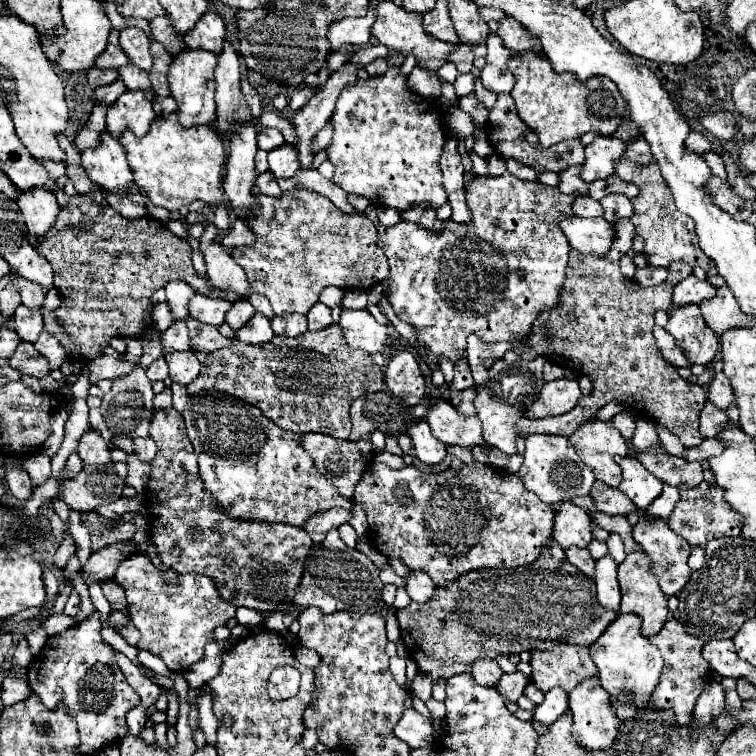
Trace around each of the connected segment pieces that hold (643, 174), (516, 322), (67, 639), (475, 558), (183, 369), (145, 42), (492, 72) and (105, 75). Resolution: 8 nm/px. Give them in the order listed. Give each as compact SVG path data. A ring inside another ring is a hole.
M620 158L620 160L616 160L616 174L622 180L632 182L640 188L640 196L632 200L634 214L630 220L636 226L636 232L646 242L644 254L646 254L648 262L652 266L668 266L670 262L680 260L690 266L700 266L702 270L708 272L712 260L700 250L694 220L690 220L690 216L678 212L678 208L674 206L674 200L670 196L670 188L660 174L658 162L652 160L648 166L638 166L638 164L630 164L630 160L626 160L626 158Z
M504 172L502 176L474 176L474 180L466 184L466 198L472 212L470 224L446 220L444 232L436 234L402 220L400 224L390 226L378 240L390 264L390 288L386 296L398 318L418 330L418 340L430 348L430 356L436 360L442 354L452 362L460 360L470 332L476 332L488 342L508 342L508 332L528 336L534 318L558 304L568 270L570 244L562 234L558 220L562 214L572 214L574 194L560 194L552 186L520 180L510 172Z
M92 614L60 636L50 636L28 668L30 688L42 698L44 706L54 710L58 702L64 702L68 716L76 722L80 732L78 754L94 754L110 744L120 744L128 734L124 716L140 704L140 696L130 688L114 660L114 650L102 640L100 628L98 614Z
M374 462L362 476L362 480L358 482L356 490L354 490L354 504L362 506L370 524L370 530L374 534L374 546L378 552L382 552L388 558L400 558L410 570L424 570L428 572L428 576L434 580L434 584L444 584L450 582L454 578L458 578L458 574L464 574L468 570L478 570L478 568L516 568L522 564L530 564L540 556L540 548L544 544L546 538L550 538L552 526L554 526L554 510L550 504L544 504L538 496L534 496L534 492L526 490L524 484L510 472L506 470L498 470L492 466L484 466L480 462L472 464L472 466L462 466L464 470L452 470L446 468L442 472L418 472L416 466L404 466L400 470L394 470L382 462Z
M168 352L166 362L170 368L170 378L178 384L190 384L202 368L194 352Z
M124 28L120 32L120 44L132 64L138 64L142 70L152 68L152 56L148 52L150 38L140 28Z
M488 36L488 54L486 54L486 66L482 68L480 78L482 84L494 92L494 94L510 94L512 86L516 84L512 72L508 70L508 60L512 58L512 52L498 40L498 36Z
M92 68L92 70L86 74L86 82L90 84L90 88L98 88L98 86L112 84L116 78L118 78L118 72L102 72L102 70L98 70L98 68Z

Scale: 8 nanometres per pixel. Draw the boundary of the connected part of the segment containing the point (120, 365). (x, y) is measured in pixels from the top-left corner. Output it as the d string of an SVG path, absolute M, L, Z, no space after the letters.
M98 356L88 364L92 384L96 384L98 380L104 380L104 378L114 380L114 378L126 374L130 368L134 368L134 364L120 362L116 356Z

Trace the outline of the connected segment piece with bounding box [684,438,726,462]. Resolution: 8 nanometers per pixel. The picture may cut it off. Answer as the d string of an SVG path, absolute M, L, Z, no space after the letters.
M712 438L712 440L704 440L700 446L694 446L694 448L688 448L684 452L684 458L686 460L708 460L712 456L718 456L718 452L722 452L726 448L726 442L724 440L718 440L718 438Z

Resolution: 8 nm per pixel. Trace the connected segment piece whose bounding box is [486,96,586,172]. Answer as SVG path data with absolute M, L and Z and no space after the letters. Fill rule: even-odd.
M498 96L498 102L490 110L490 116L486 122L486 136L488 136L488 142L492 144L492 148L498 154L502 154L506 160L514 158L514 160L518 160L530 168L538 168L540 172L546 172L546 170L562 172L570 166L582 166L586 160L584 158L584 144L580 138L564 140L564 142L558 142L550 148L542 148L538 142L538 136L530 128L526 128L526 124L520 120L512 96Z

